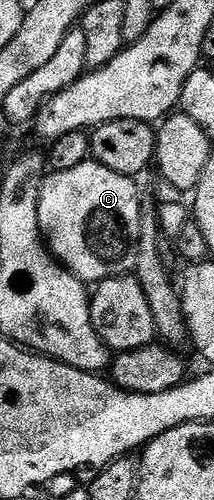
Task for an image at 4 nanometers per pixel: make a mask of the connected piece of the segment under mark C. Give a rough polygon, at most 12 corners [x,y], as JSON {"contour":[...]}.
{"contour":[[87,160],[39,195],[49,252],[80,281],[133,273],[138,182]]}

